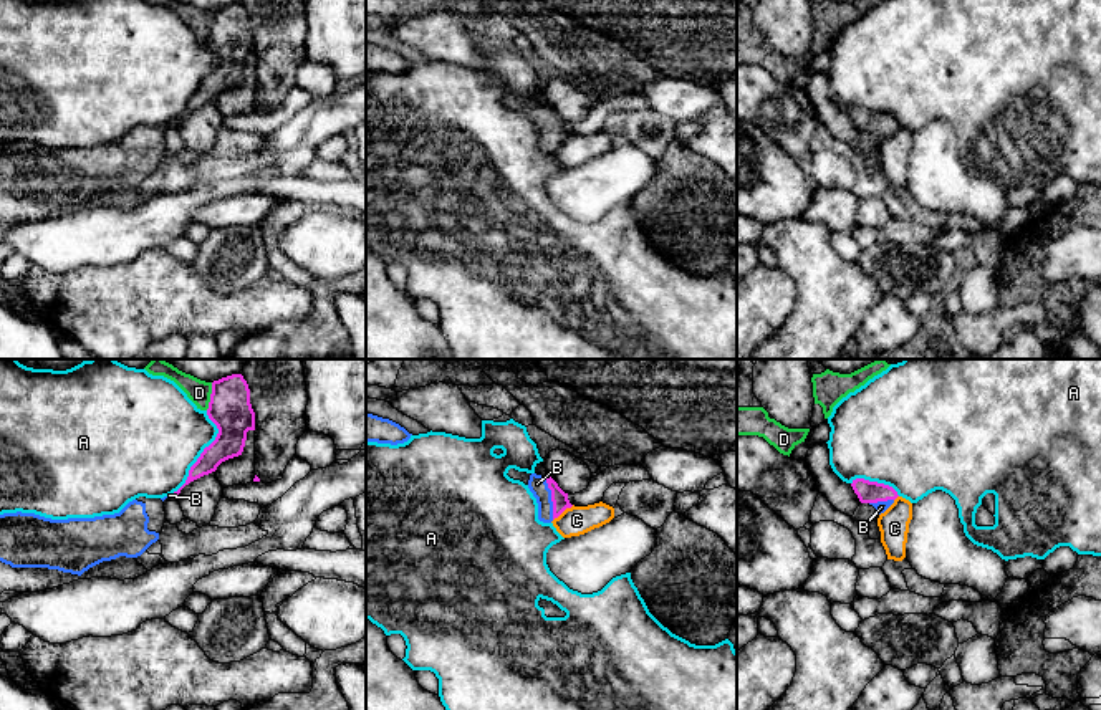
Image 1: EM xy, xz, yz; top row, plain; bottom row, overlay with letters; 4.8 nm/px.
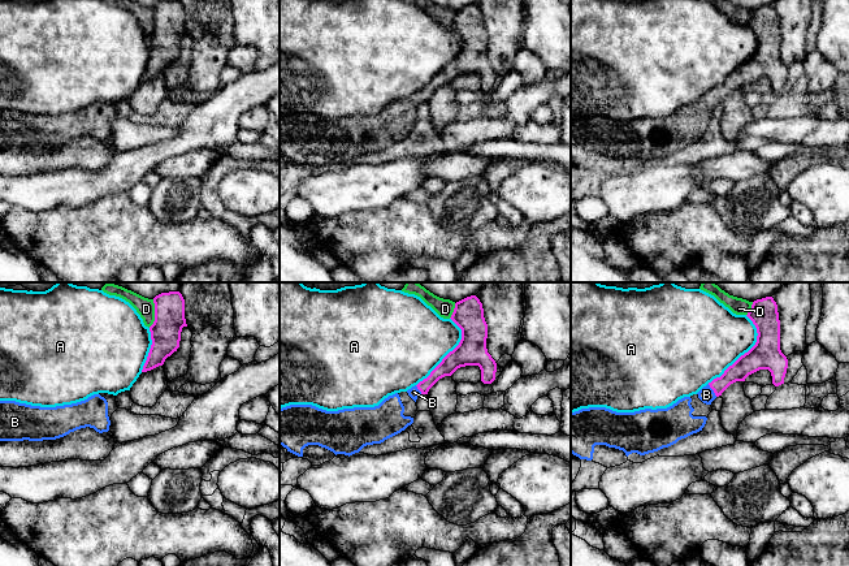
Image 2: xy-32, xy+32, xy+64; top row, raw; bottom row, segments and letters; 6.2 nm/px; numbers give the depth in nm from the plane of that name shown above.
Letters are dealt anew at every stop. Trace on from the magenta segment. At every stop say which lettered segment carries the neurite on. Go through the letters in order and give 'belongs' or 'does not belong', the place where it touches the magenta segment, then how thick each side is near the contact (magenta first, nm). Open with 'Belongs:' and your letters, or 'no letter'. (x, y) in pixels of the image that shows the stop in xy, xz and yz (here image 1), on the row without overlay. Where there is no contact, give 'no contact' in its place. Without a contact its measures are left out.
Belongs: B
A: does not belong; contact xy (201, 83); calibres 200 and 480 nm
B: belongs; contact xz (552, 128); calibres 80 and 90 nm
C: does not belong; contact xz (563, 139); calibres 80 and 140 nm
D: does not belong; contact xy (211, 25); calibres 200 and 110 nm

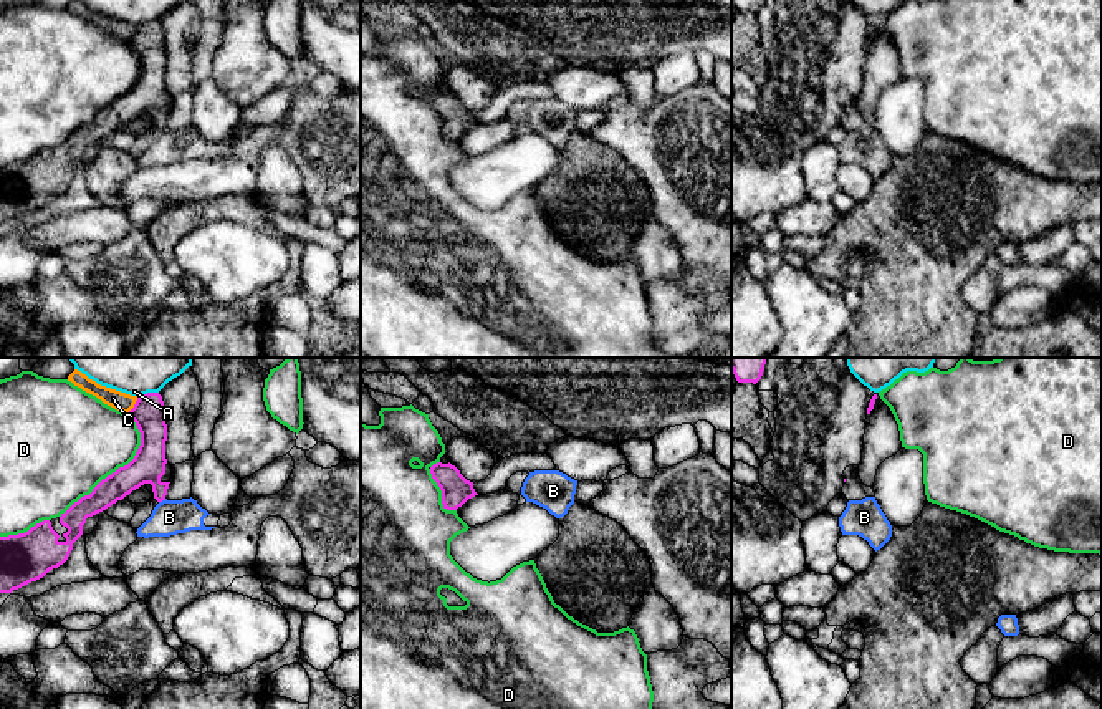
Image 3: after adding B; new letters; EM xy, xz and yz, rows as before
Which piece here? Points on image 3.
Belongs: no letter
A: does not belong; contact xy (148, 22); calibres 160 and 130 nm
B: does not belong; contact xy (162, 128); calibres 160 and 180 nm
C: does not belong; contact xy (134, 33); calibres 160 and 90 nm
D: does not belong; contact xy (119, 96); calibres 160 and 440 nm

